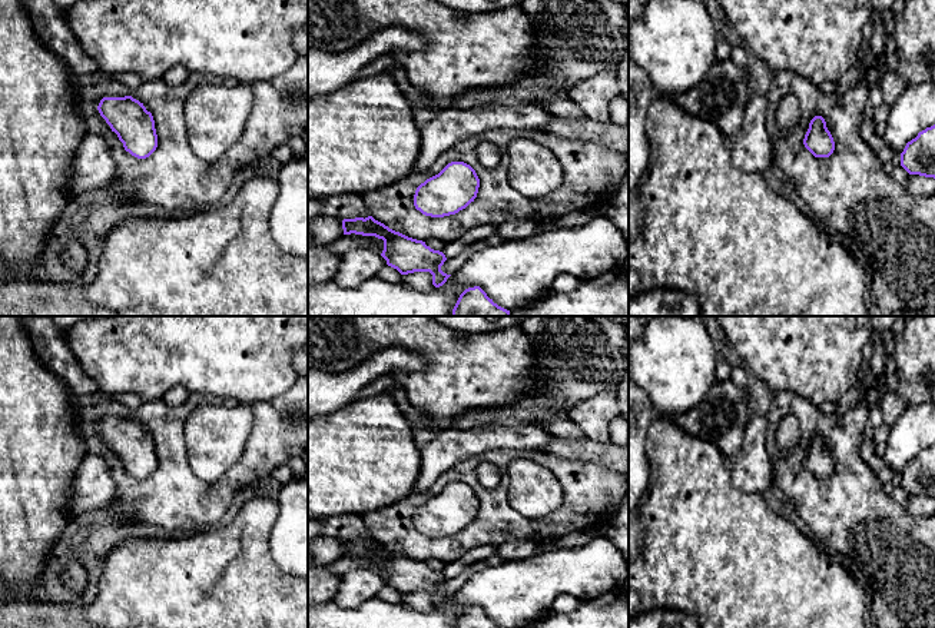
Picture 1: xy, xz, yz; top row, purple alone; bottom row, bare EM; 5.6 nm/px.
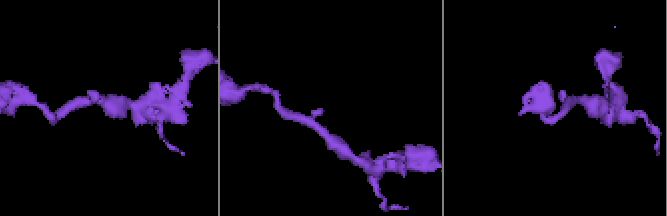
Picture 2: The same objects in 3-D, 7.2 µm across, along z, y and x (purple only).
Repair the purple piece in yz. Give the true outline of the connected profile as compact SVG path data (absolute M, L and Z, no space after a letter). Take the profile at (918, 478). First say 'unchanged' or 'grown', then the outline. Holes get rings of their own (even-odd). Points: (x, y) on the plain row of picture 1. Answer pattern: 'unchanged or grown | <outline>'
unchanged | M935 445L906 463L901 474L901 486L909 495L935 499Z

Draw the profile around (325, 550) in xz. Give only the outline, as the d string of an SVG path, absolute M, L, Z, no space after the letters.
M319 535L308 544L314 565L329 566L344 556L342 539Z

